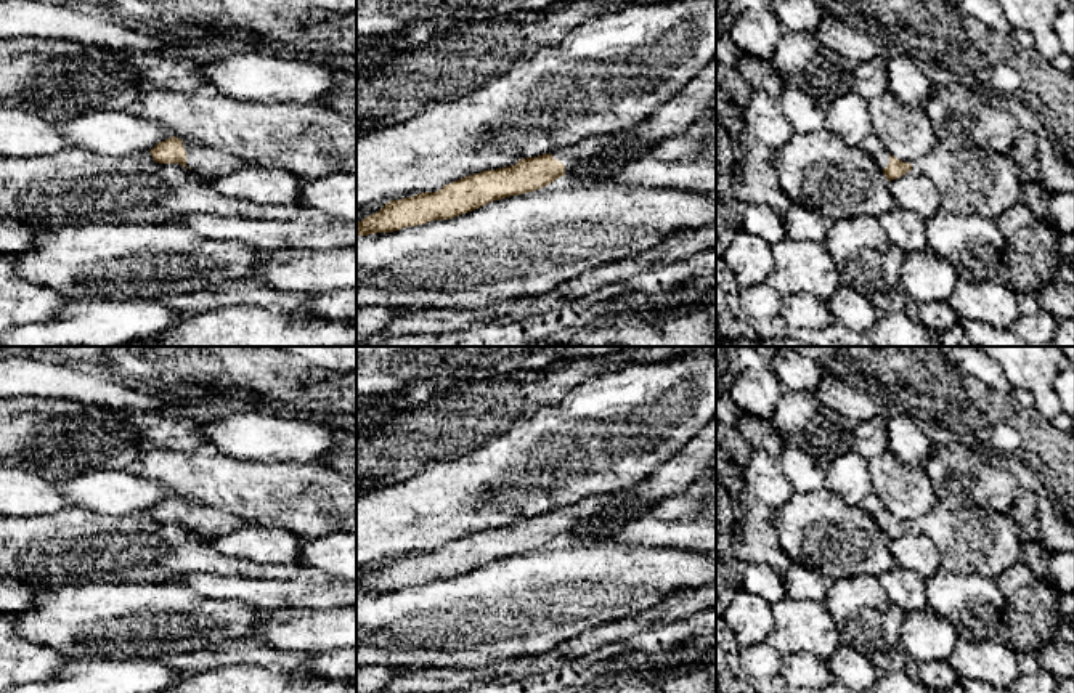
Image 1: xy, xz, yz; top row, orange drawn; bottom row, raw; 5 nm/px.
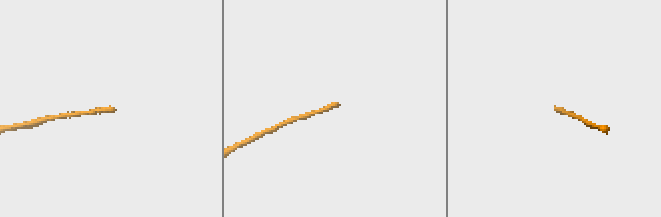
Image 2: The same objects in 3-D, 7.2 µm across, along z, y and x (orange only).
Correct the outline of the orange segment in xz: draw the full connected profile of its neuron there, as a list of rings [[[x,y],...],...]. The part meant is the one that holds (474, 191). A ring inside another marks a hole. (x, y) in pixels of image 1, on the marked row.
[[[629,130],[591,136],[549,154],[520,159],[511,167],[464,176],[435,192],[390,201],[377,213],[356,223],[356,236],[398,231],[433,220],[450,220],[488,202],[541,189],[563,176],[576,162],[628,138]]]

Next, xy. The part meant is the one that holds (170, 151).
[[[177,136],[157,143],[149,152],[159,164],[180,164],[205,178],[215,178],[249,165],[242,159],[222,154],[207,146],[181,141]]]

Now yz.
[[[875,133],[862,140],[859,146],[873,157],[888,181],[897,180],[899,176],[912,170],[912,164],[902,162],[891,156]]]

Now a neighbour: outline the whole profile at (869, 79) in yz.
[[[886,59],[860,63],[852,71],[852,91],[864,99],[872,99],[888,90]]]

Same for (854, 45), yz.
[[[827,13],[822,14],[814,35],[822,45],[846,58],[854,66],[873,61],[880,53],[881,40],[856,30]]]

